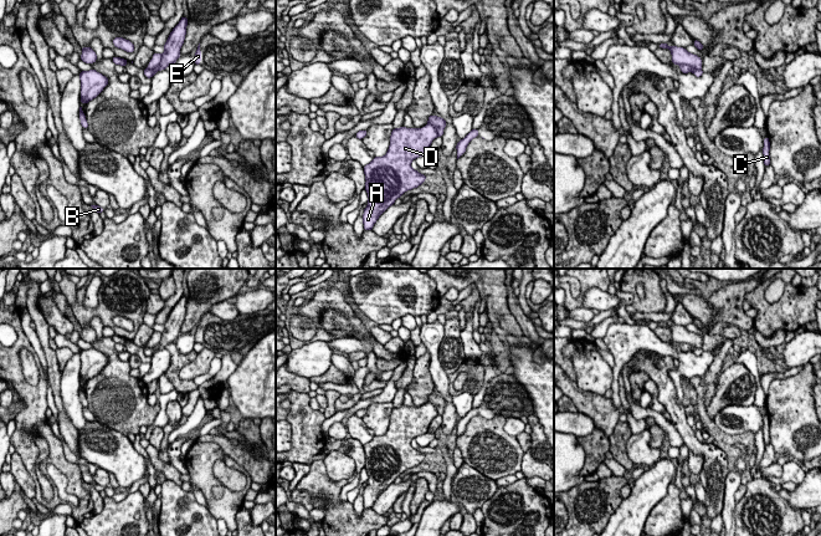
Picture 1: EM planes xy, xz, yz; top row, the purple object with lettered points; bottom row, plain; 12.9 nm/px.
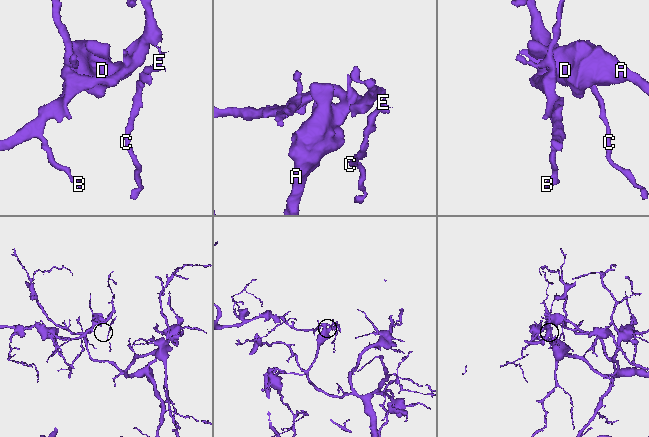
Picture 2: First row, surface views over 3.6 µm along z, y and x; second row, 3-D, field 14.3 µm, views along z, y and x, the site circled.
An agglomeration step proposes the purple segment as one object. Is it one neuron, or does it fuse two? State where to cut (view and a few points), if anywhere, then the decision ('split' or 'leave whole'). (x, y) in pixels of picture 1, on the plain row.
cut yz (680, 343), (687, 342), (693, 347), (701, 348); split

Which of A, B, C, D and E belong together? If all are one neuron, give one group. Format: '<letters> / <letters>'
A D / B C E

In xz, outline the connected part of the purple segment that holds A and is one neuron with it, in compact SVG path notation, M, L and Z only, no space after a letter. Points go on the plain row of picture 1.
M427 403L422 407L394 407L390 424L384 435L364 444L368 485L364 487L364 509L373 509L379 495L405 470L421 464L426 454L411 446L411 440L427 433L432 419L438 415L437 407Z

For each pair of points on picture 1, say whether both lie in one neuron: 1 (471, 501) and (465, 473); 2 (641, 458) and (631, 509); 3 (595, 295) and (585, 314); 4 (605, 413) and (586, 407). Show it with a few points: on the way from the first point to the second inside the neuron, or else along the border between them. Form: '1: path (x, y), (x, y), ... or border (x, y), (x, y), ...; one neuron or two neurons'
1: path (471, 494), (467, 480); one neuron
2: border (660, 459), (646, 469); two neurons
3: border (583, 306), (591, 310); two neurons
4: path (600, 409), (591, 407); one neuron

